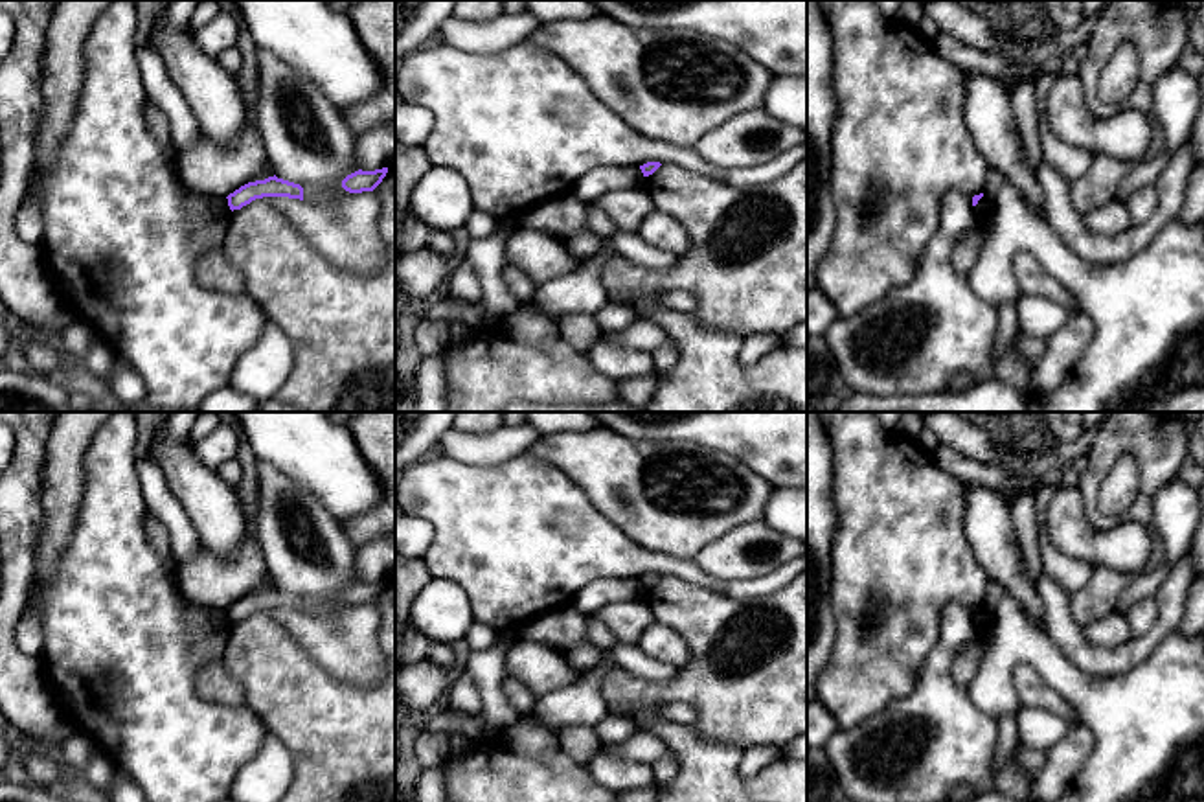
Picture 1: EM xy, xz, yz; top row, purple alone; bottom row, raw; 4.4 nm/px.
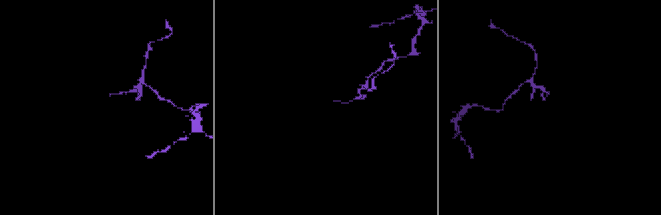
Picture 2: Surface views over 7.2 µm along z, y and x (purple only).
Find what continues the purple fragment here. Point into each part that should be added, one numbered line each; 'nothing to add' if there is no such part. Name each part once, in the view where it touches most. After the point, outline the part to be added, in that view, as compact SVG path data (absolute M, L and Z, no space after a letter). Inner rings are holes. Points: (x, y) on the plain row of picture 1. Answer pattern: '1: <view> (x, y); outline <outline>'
nothing to add

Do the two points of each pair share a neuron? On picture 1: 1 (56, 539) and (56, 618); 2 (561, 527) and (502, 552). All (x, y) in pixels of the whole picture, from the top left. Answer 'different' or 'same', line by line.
1: different
2: same

